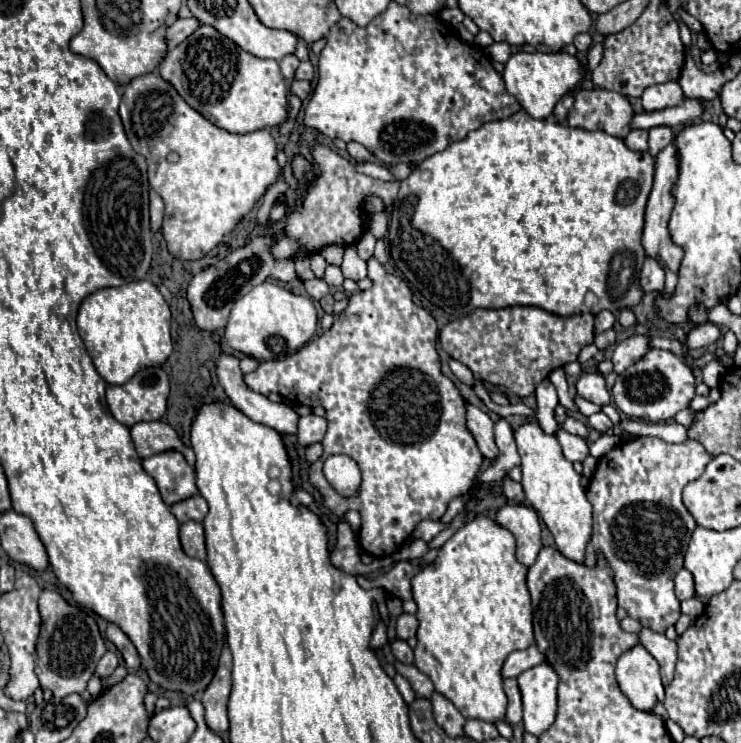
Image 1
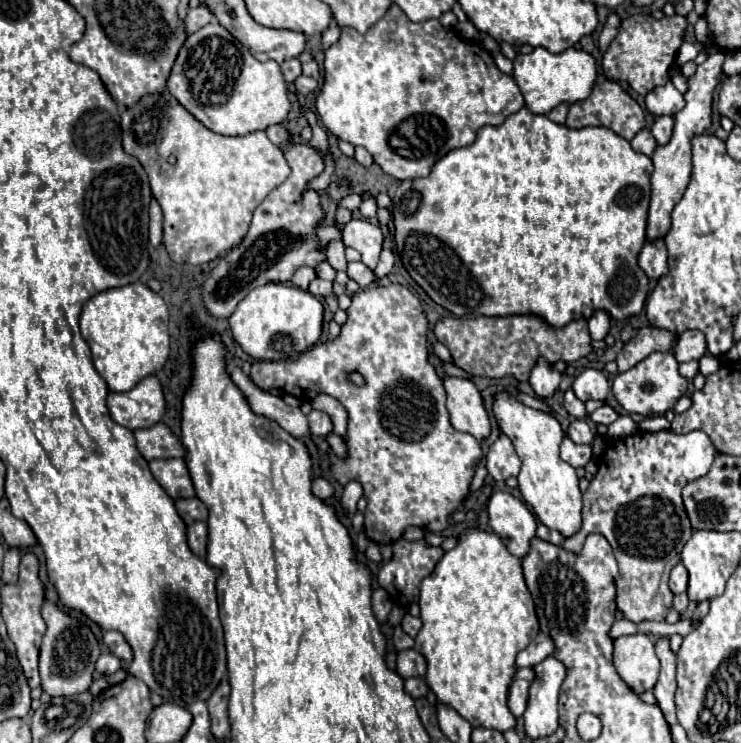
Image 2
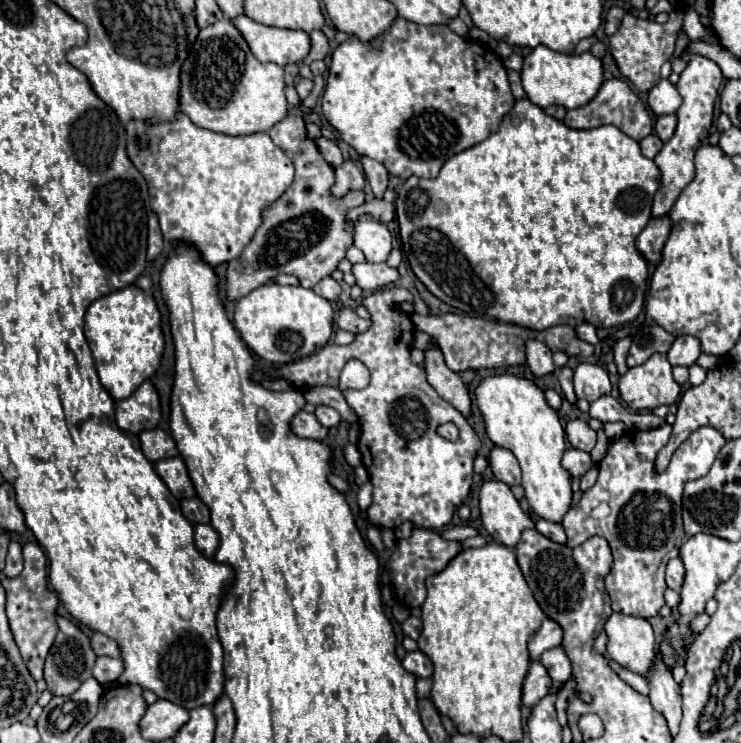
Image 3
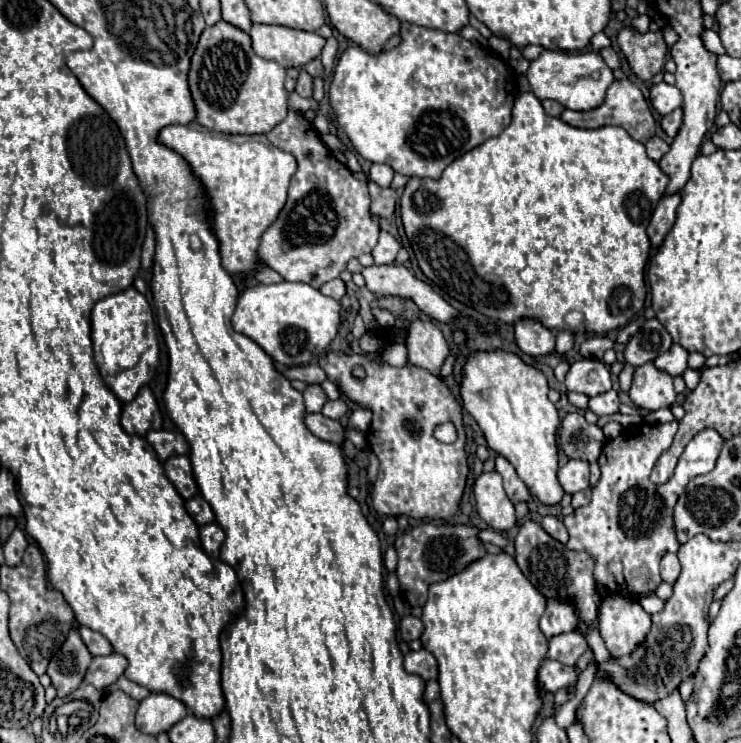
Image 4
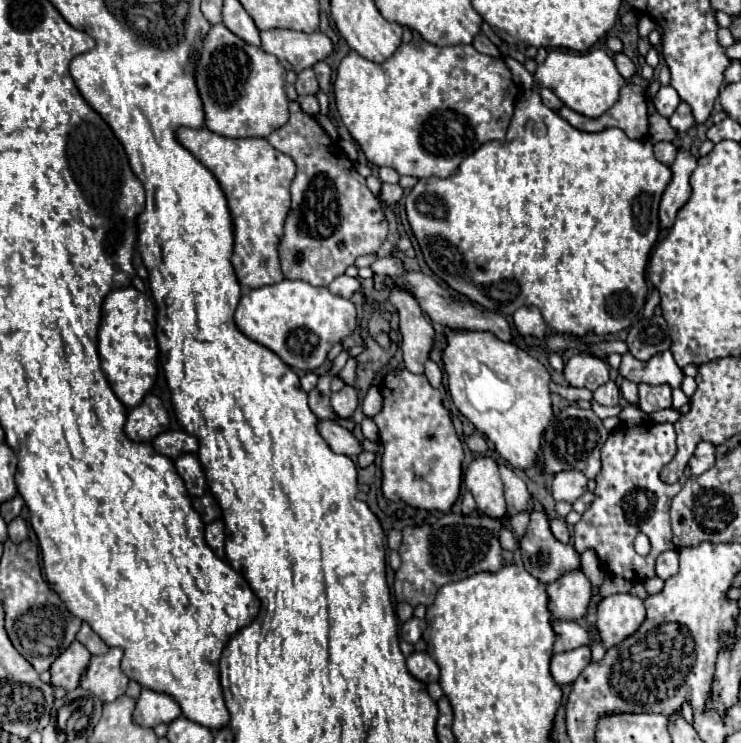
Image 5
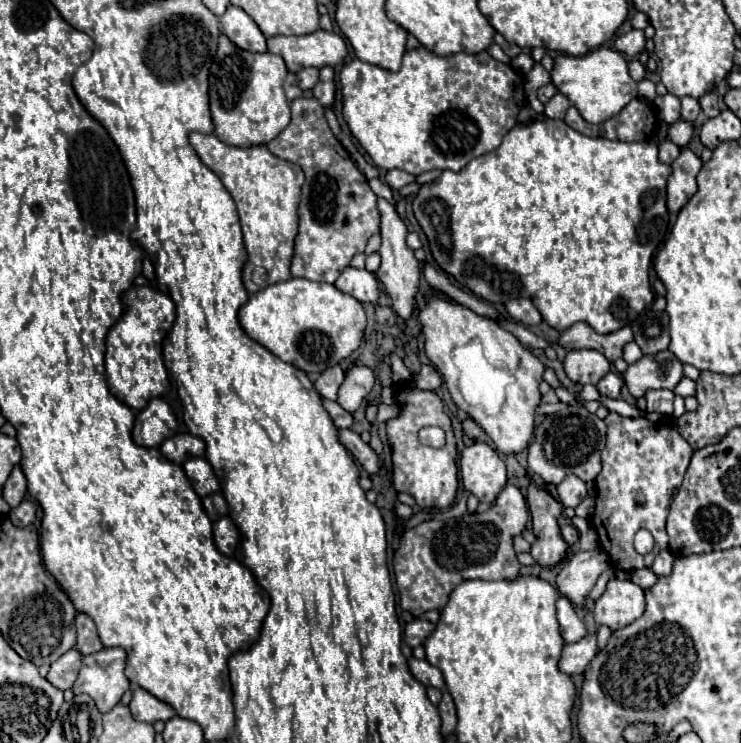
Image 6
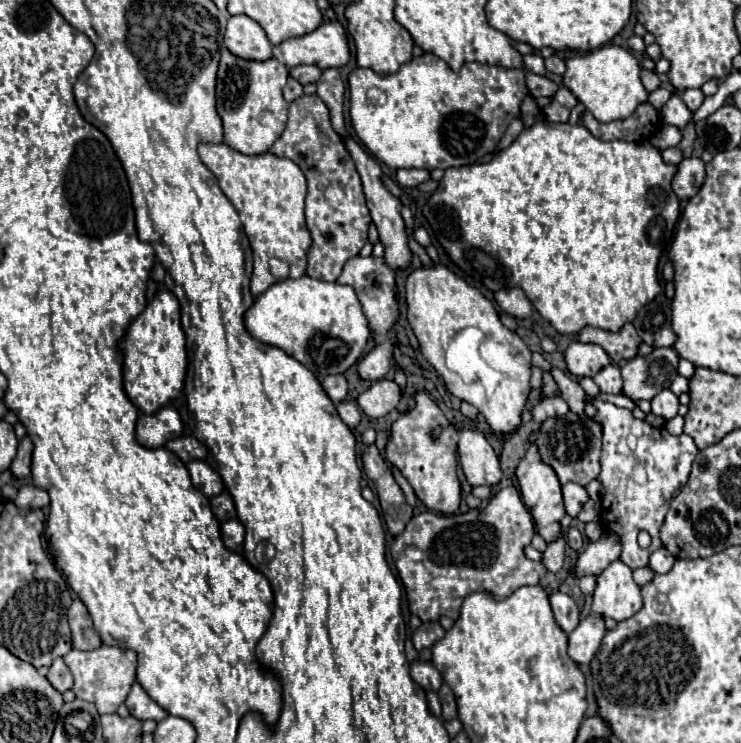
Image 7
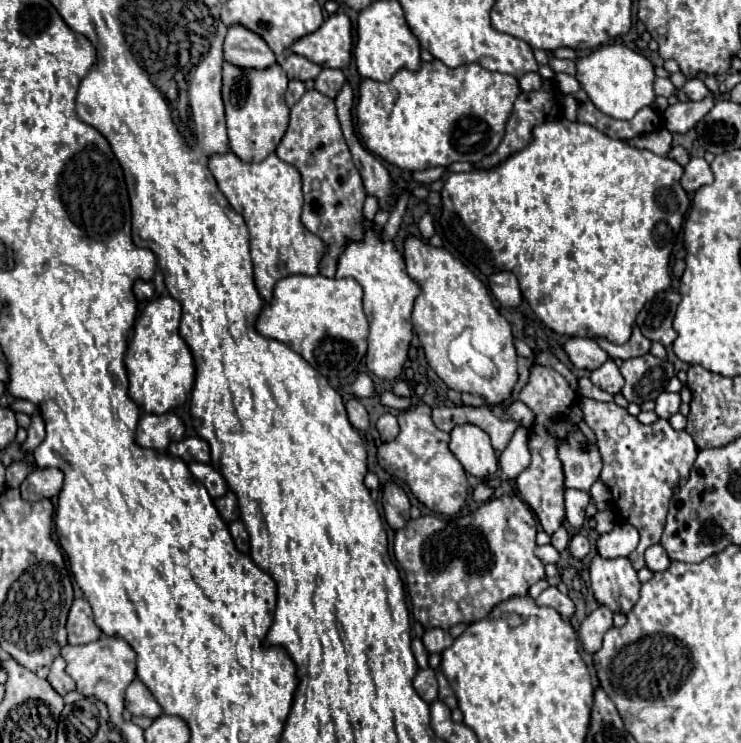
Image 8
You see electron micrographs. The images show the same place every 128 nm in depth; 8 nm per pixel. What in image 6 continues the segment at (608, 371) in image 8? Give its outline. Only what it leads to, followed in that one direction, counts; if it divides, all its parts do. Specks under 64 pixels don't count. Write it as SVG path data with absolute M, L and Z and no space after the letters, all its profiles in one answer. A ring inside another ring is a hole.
M608 372L608 376L604 376L604 380L598 382L598 392L600 396L606 398L620 398L620 388L622 388L622 378L616 372Z

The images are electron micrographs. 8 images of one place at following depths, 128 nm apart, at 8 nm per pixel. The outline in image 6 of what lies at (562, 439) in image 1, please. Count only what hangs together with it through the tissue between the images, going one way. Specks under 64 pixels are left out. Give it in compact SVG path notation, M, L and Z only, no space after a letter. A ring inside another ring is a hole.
M568 474L558 486L556 486L556 492L558 492L558 500L564 508L576 508L580 504L580 500L586 496L586 484L574 476L574 474Z

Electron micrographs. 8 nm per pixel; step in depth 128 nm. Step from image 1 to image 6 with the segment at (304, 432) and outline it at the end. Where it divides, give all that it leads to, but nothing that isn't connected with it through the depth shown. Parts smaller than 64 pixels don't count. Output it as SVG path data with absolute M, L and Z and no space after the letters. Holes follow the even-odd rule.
M354 366L344 378L344 382L338 390L336 402L346 412L350 412L350 414L356 412L360 408L360 404L364 402L364 398L368 396L368 392L372 390L374 382L376 382L376 372L374 370L370 370L366 366Z

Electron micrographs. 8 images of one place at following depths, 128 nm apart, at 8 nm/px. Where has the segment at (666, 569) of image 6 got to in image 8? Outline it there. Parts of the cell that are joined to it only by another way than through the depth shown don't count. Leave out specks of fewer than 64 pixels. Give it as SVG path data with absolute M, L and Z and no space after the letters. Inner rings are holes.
M654 544L652 548L648 548L648 552L646 552L646 566L652 572L664 572L670 566L670 558L668 558L668 554L664 552L664 548L660 544Z

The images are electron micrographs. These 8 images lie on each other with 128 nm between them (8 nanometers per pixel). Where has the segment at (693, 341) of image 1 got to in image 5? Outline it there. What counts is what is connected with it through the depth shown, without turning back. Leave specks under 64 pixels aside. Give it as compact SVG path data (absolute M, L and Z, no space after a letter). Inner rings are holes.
M670 350L656 354L656 356L652 356L652 360L646 360L646 362L636 360L632 354L624 354L618 372L636 384L640 384L640 382L670 384L672 388L680 388L682 378L684 378L684 372L676 364Z

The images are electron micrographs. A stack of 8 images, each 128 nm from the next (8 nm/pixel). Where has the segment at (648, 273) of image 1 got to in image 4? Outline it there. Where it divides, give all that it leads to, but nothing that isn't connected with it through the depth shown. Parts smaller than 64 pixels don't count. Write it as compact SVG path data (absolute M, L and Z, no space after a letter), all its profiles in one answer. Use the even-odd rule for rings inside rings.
M672 194L672 196L664 196L654 214L652 214L652 220L646 228L646 234L650 238L650 244L652 248L658 248L662 244L662 240L666 238L666 234L670 232L670 228L674 226L674 220L676 220L676 208L680 204L680 194Z

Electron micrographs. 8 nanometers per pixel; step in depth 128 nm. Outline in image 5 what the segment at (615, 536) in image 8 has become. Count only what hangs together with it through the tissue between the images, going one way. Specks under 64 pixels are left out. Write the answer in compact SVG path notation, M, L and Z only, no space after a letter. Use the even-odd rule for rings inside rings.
M582 570L568 572L556 584L546 586L552 620L580 620L590 602L590 580Z

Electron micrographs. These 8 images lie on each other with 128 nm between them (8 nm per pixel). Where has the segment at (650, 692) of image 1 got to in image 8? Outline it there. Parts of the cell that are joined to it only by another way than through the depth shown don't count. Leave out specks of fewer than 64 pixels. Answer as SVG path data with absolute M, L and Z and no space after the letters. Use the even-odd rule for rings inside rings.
M594 556L590 584L596 602L620 614L628 614L640 594L640 580L628 558L604 560L602 556Z

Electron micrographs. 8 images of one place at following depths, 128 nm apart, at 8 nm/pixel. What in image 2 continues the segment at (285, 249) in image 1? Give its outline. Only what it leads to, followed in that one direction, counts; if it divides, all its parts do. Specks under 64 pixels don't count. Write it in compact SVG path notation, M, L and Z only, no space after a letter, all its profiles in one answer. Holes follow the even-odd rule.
M322 224L314 230L316 238L318 238L318 248L322 248L324 244L328 244L330 240L340 240L342 238L342 226L340 224Z

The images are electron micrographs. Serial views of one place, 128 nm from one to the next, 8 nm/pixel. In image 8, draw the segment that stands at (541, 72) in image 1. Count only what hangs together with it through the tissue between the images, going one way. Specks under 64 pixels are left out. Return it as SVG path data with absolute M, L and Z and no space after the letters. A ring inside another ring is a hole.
M618 44L602 46L592 54L576 60L576 80L580 82L580 88L588 94L588 98L602 114L616 120L632 120L632 116L640 108L654 102L654 78L654 66L648 58Z

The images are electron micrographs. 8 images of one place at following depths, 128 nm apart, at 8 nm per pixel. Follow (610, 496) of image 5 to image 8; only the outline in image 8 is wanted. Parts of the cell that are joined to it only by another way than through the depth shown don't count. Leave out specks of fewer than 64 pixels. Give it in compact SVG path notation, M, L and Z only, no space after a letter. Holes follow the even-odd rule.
M580 398L580 408L584 412L584 420L596 434L596 444L604 460L600 480L612 492L612 506L620 522L632 524L640 534L638 548L628 554L634 570L640 570L646 566L646 548L660 542L668 514L668 502L676 488L684 486L688 480L690 468L698 456L698 448L686 430L674 430L666 420L646 426L638 422L636 416L630 416L626 408L620 408L614 402Z

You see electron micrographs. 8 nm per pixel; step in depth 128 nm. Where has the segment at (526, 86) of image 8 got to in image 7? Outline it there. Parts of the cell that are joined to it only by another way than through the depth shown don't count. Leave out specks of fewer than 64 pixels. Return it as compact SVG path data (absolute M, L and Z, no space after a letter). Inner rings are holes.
M526 72L526 86L528 86L528 90L530 90L530 94L532 94L534 98L540 98L540 96L550 98L550 96L560 88L560 86L554 84L552 80L548 80L548 78L544 78L544 76L536 76L536 74L532 74L532 72Z

